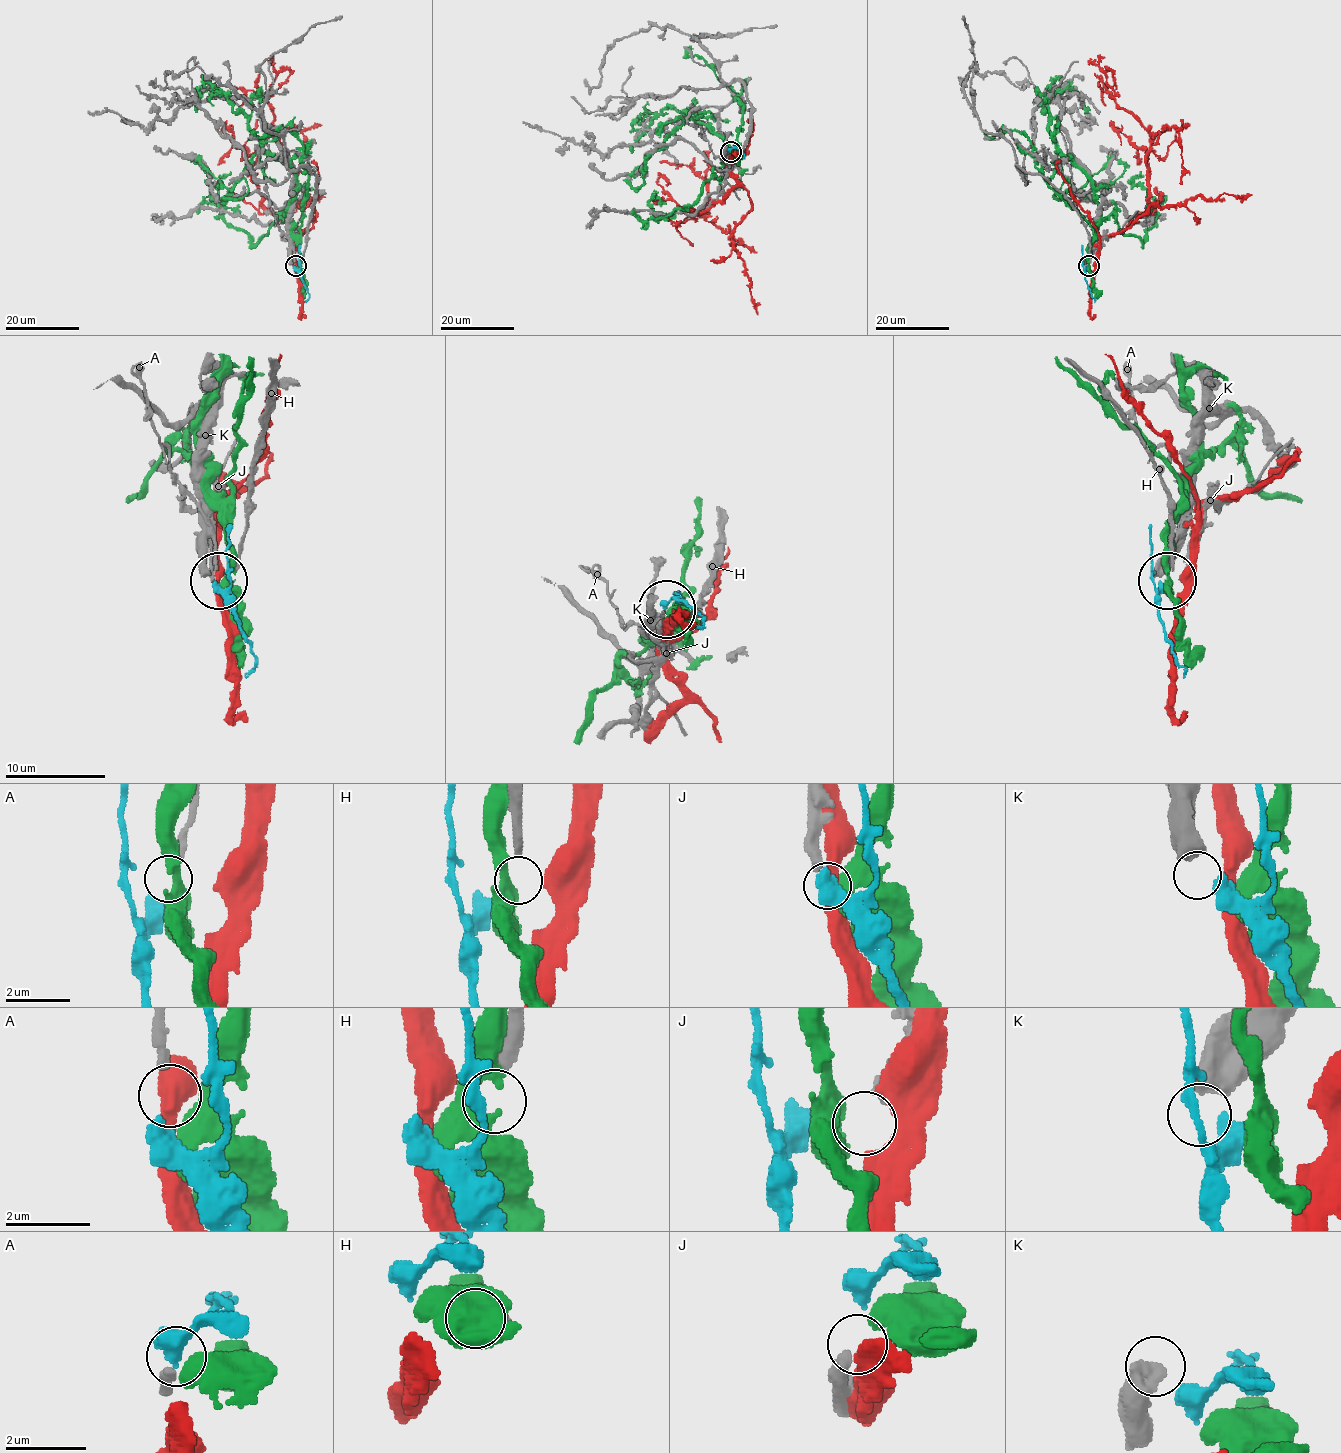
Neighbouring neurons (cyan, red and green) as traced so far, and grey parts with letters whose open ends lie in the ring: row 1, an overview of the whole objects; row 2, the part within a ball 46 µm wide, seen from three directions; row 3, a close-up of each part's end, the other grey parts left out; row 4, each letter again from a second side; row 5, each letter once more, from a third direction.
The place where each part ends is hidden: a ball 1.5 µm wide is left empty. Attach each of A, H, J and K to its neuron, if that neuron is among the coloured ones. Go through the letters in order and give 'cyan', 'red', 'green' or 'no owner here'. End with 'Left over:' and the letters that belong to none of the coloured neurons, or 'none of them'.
A: cyan
H: no owner here
J: no owner here
K: no owner here
Left over: H, J, K

